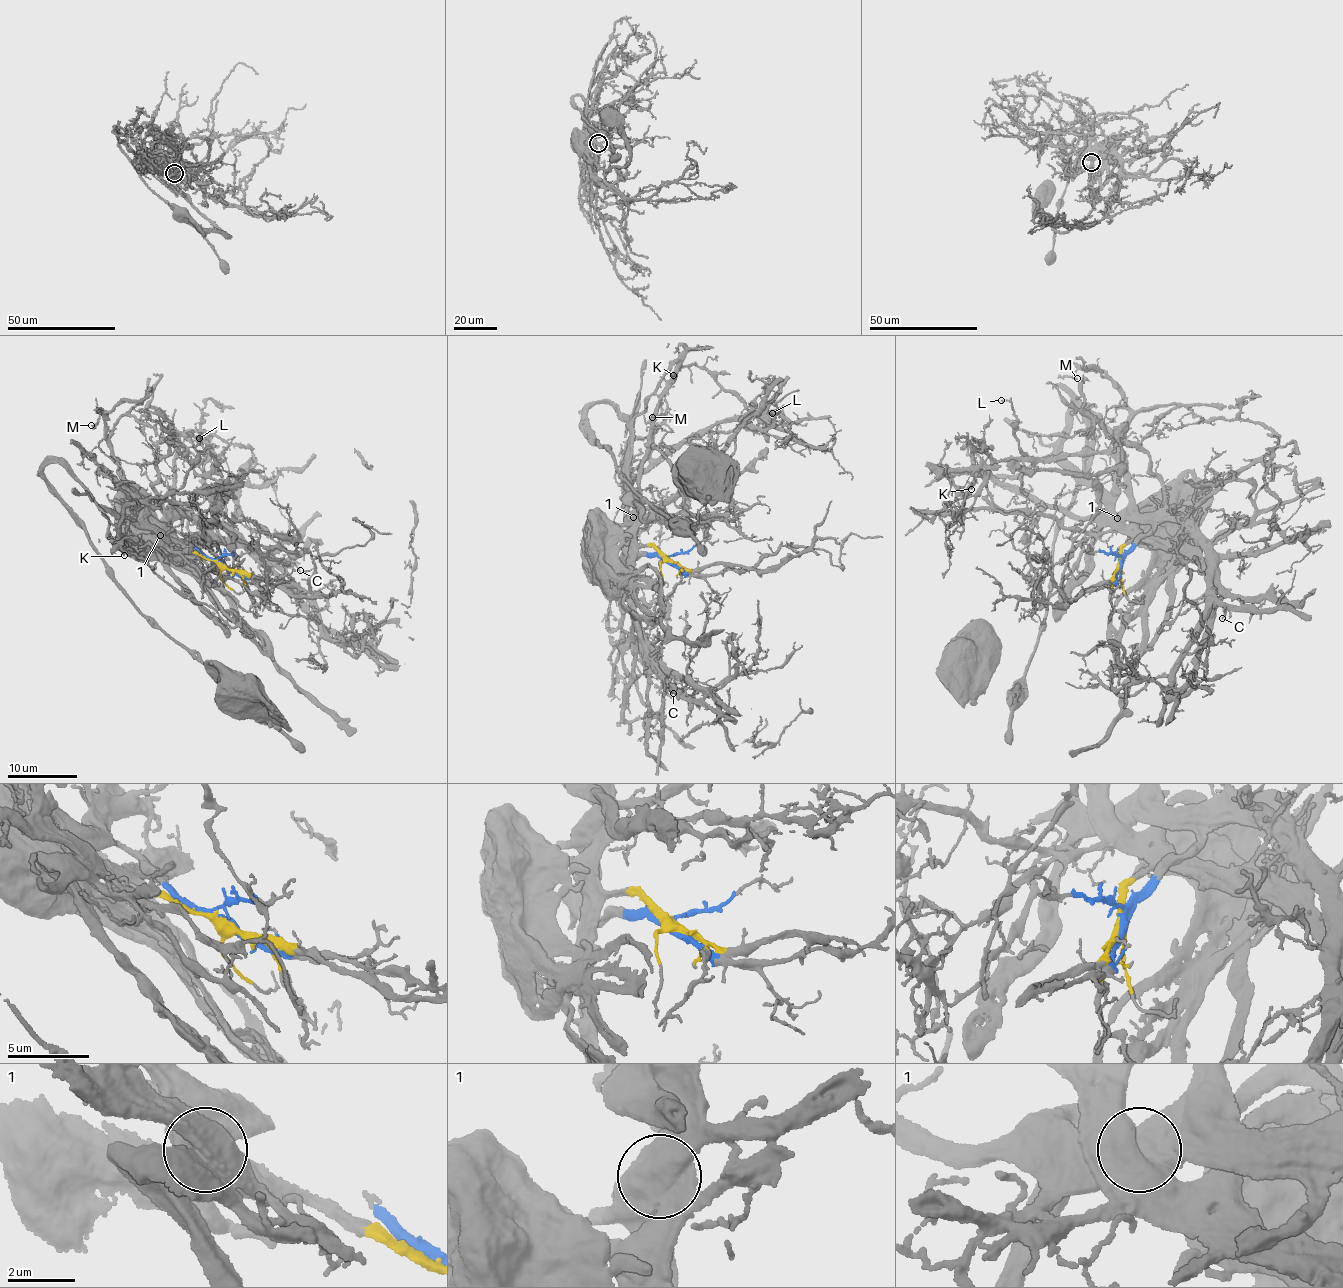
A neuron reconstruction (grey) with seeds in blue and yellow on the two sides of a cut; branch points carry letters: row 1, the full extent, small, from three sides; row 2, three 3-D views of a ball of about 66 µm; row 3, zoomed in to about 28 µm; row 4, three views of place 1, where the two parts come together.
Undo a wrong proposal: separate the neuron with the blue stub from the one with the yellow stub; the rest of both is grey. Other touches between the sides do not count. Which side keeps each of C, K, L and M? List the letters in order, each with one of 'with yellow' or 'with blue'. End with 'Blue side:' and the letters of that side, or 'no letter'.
C: with blue
K: with blue
L: with yellow
M: with yellow
Blue side: C, K

